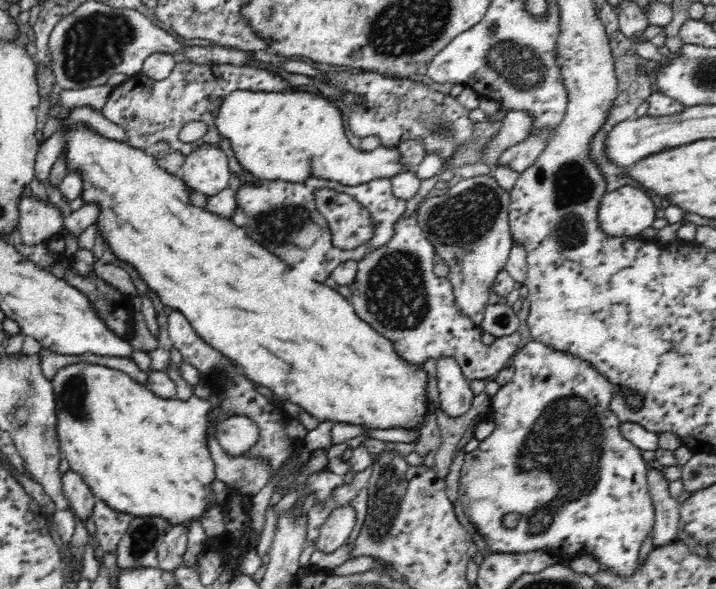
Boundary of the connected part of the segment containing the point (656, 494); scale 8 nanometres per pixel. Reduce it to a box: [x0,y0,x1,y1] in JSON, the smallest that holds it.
[648,469,680,548]

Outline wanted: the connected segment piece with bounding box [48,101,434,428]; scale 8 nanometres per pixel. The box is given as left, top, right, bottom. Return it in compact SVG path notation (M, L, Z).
M60 101L48 108L48 118L53 118L57 122L57 130L61 130L60 134L63 132L62 153L67 174L75 172L75 174L81 176L82 192L79 198L82 200L82 207L92 205L98 207L98 211L100 211L96 222L94 222L94 227L98 231L98 238L101 238L107 248L110 248L114 259L118 259L118 261L126 263L134 270L138 270L138 276L147 287L147 293L153 292L164 306L183 314L190 323L190 327L194 329L194 333L202 339L202 342L231 360L242 370L243 375L249 381L279 400L289 401L301 406L304 411L314 415L319 421L345 422L362 425L366 428L400 428L420 424L422 418L426 419L434 416L430 412L425 412L425 400L428 399L424 393L426 373L419 368L413 368L413 366L406 364L395 353L390 340L378 335L376 331L372 330L372 327L362 322L362 319L357 317L348 298L345 299L338 291L328 286L322 286L322 284L316 284L316 282L306 282L306 290L300 290L302 278L296 282L296 276L292 274L292 270L280 258L270 254L266 248L258 246L258 242L248 238L244 234L244 230L235 226L231 220L194 206L190 199L191 194L178 173L166 171L161 162L148 155L144 149L131 147L124 141L107 138L84 122L68 123L70 114L72 114L72 109Z

